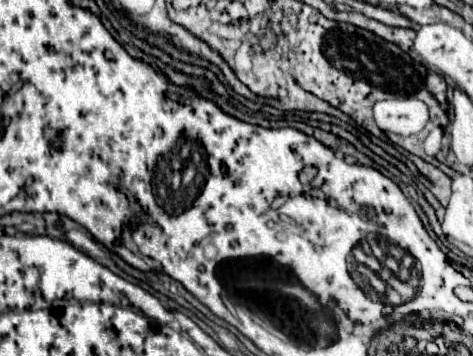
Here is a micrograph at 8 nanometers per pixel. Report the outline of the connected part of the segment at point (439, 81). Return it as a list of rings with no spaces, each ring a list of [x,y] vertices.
[[[434,71],[428,73],[428,77],[426,77],[426,87],[428,87],[428,91],[430,91],[432,95],[446,93],[446,81],[444,81],[444,77],[438,75],[438,73],[434,73]]]

